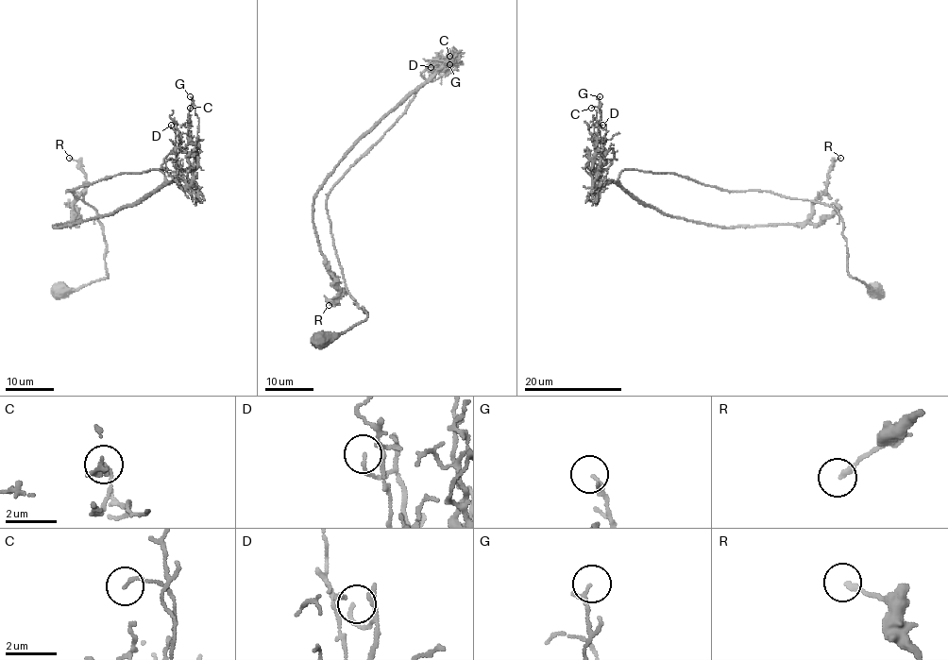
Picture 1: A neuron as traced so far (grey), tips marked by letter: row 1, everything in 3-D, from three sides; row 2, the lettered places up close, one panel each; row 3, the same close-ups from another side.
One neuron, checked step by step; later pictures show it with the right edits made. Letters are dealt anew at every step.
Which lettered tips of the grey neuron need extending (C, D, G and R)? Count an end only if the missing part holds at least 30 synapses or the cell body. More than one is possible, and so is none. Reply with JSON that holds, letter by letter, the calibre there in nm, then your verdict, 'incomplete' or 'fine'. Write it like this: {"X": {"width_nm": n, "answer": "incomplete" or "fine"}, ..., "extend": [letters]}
{"C": {"width_nm": 110, "answer": "fine"}, "D": {"width_nm": 90, "answer": "fine"}, "G": {"width_nm": 140, "answer": "fine"}, "R": {"width_nm": 190, "answer": "fine"}, "extend": []}

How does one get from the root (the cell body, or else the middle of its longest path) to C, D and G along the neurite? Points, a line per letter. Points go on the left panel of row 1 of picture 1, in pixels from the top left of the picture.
C: (59, 292), (107, 277), (98, 213), (67, 191), (148, 170), (179, 180), (176, 149), (190, 133), (190, 108)
D: (59, 292), (107, 277), (98, 213), (67, 191), (148, 170), (189, 184), (190, 161), (171, 125)
G: (59, 292), (107, 277), (98, 213), (67, 191), (148, 170), (189, 184), (198, 129), (190, 96)

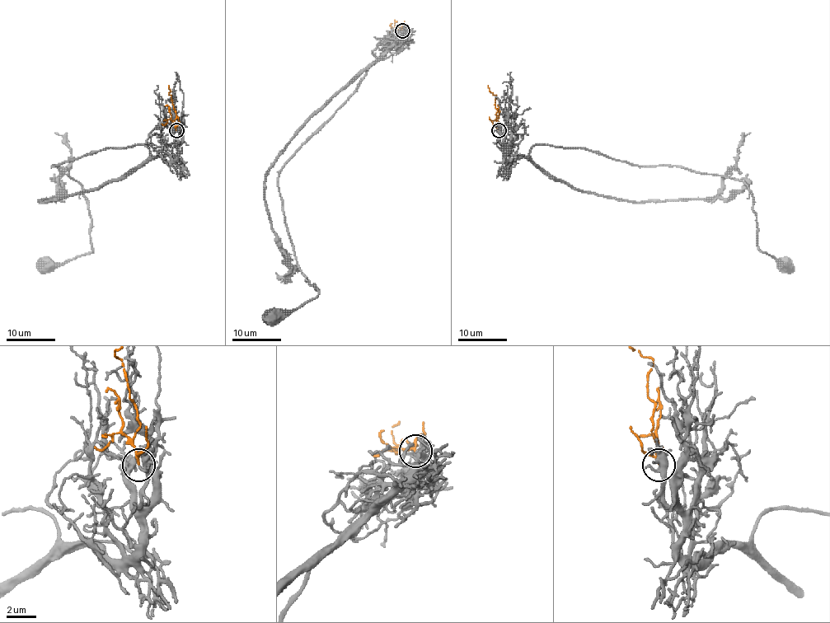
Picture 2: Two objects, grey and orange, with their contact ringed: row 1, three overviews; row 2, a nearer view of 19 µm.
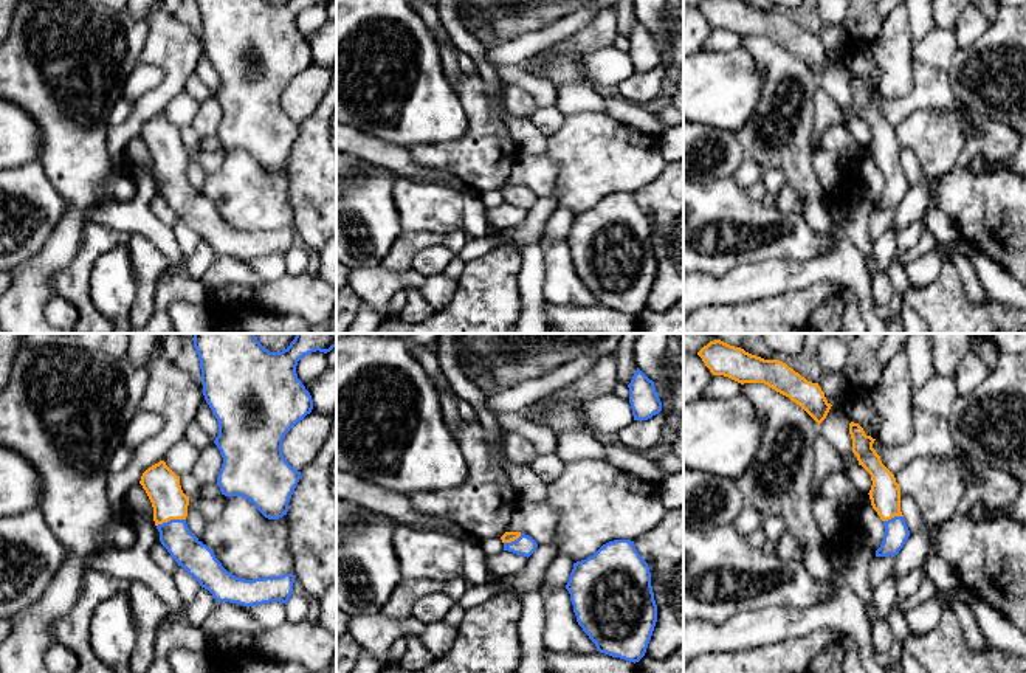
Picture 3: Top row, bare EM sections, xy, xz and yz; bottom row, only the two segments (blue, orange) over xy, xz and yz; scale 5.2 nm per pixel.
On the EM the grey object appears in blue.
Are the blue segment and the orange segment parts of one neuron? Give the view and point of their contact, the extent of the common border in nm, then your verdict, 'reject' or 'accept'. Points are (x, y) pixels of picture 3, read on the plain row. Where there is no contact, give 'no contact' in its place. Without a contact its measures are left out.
meets blue in xy at (171, 172); contact 160 nm long; accept

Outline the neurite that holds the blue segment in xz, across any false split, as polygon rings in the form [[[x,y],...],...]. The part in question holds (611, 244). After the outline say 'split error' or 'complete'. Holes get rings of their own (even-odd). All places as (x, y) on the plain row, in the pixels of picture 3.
[[[609,194],[594,208],[573,216],[566,242],[578,278],[600,305],[634,316],[645,309],[657,274],[657,257],[649,219],[637,205],[634,194]]]; complete

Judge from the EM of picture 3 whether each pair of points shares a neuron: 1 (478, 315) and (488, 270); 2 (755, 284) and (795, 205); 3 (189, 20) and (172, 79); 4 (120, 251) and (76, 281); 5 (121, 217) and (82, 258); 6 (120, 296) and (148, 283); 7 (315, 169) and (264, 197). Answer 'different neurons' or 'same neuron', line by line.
1: same neuron
2: different neurons
3: different neurons
4: different neurons
5: different neurons
6: different neurons
7: different neurons

